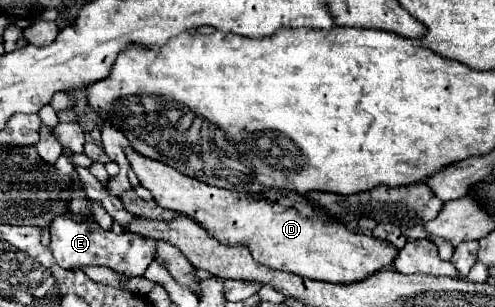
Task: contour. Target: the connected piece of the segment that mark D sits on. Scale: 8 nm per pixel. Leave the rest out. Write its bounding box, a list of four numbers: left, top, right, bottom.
[125,146,399,284]

